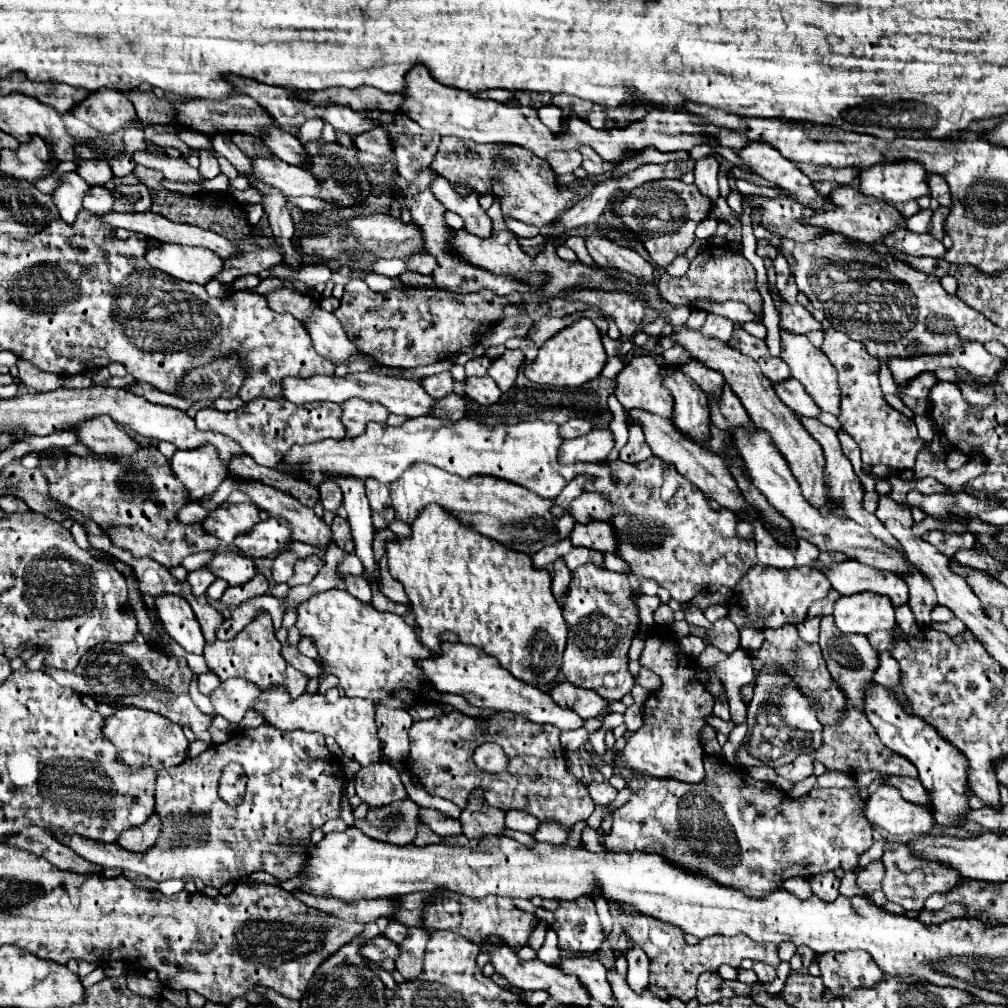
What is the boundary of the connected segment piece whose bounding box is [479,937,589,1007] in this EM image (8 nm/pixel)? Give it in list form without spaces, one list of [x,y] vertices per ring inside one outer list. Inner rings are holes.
[[[485,939],[485,943],[479,943],[479,949],[483,953],[489,953],[491,957],[491,965],[495,967],[495,973],[503,975],[511,985],[527,991],[537,991],[537,989],[547,989],[551,999],[557,1003],[566,1006],[587,1007],[589,1005],[589,993],[587,989],[579,983],[579,979],[575,975],[565,975],[561,971],[557,971],[555,967],[543,963],[541,959],[531,959],[531,961],[523,961],[517,957],[517,953],[511,947],[505,947],[505,941],[499,939]]]

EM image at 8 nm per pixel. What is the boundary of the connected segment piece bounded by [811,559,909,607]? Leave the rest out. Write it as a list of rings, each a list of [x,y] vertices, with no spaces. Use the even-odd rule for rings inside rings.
[[[819,559],[811,561],[811,567],[817,567],[833,585],[839,595],[853,595],[861,591],[873,591],[881,595],[889,595],[893,605],[903,605],[909,599],[907,583],[897,577],[889,575],[889,571],[873,571],[873,567],[865,567],[855,559],[837,563],[837,565],[823,565]]]

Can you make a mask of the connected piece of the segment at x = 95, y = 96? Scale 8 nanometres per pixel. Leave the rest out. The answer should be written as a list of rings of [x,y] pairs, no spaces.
[[[101,89],[91,93],[87,99],[77,103],[77,107],[73,107],[69,113],[103,133],[113,133],[127,119],[135,117],[131,101],[121,91],[113,89]]]

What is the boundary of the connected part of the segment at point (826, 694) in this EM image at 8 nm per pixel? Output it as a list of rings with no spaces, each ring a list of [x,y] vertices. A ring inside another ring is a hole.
[[[785,625],[777,631],[765,631],[765,641],[761,645],[759,651],[751,651],[751,659],[753,659],[753,667],[755,671],[761,669],[763,663],[781,663],[787,673],[791,673],[797,681],[797,685],[801,687],[801,691],[813,699],[817,699],[817,703],[821,703],[821,713],[819,713],[819,721],[823,725],[837,725],[841,723],[841,715],[845,715],[845,695],[843,691],[837,687],[837,683],[833,681],[833,677],[827,671],[825,659],[821,657],[821,649],[817,643],[805,643],[799,639],[795,625]]]

